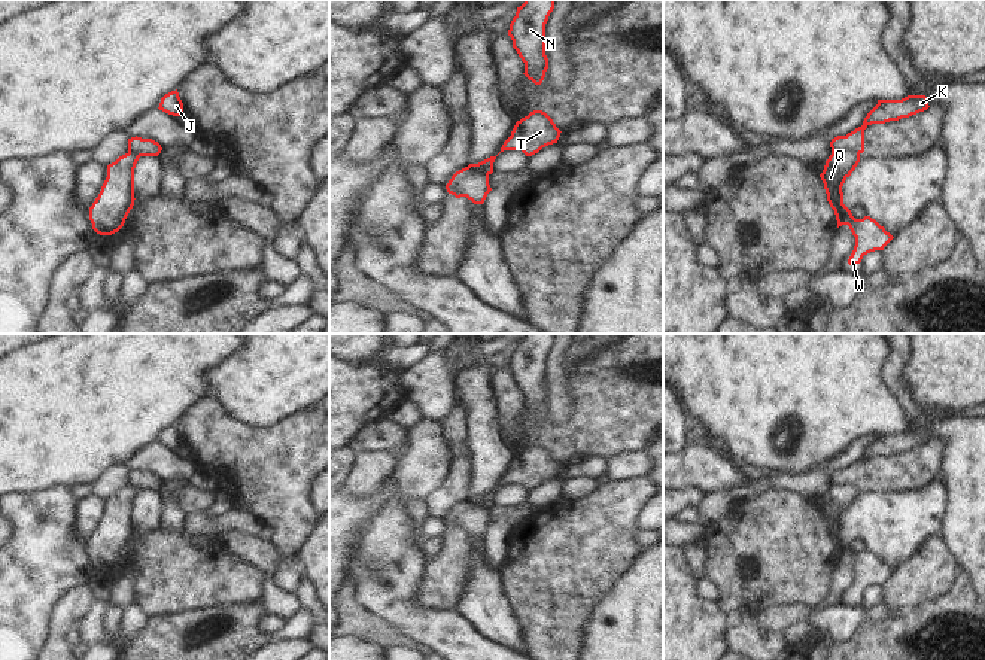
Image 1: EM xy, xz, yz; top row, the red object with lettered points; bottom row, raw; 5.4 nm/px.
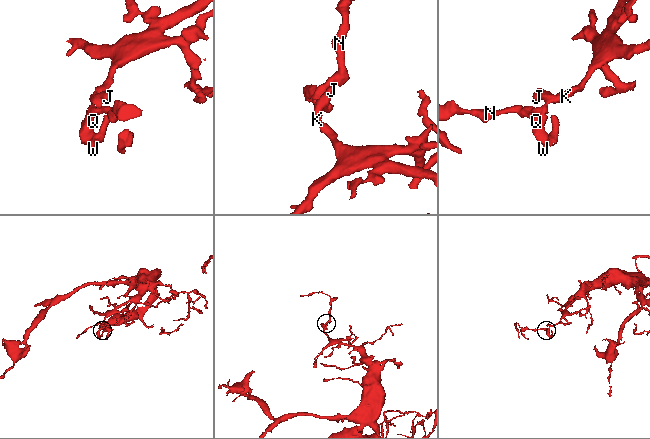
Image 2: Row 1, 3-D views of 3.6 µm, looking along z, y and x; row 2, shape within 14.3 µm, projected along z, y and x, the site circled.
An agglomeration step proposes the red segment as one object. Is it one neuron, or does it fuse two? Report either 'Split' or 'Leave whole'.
Split

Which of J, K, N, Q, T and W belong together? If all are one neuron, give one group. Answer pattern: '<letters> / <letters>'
J K Q W / N T

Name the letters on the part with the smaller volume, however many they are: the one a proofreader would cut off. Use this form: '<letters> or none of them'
N, T

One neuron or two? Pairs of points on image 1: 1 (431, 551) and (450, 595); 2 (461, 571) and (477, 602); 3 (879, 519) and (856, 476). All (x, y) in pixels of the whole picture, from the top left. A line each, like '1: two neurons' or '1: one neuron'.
1: two neurons
2: two neurons
3: two neurons

